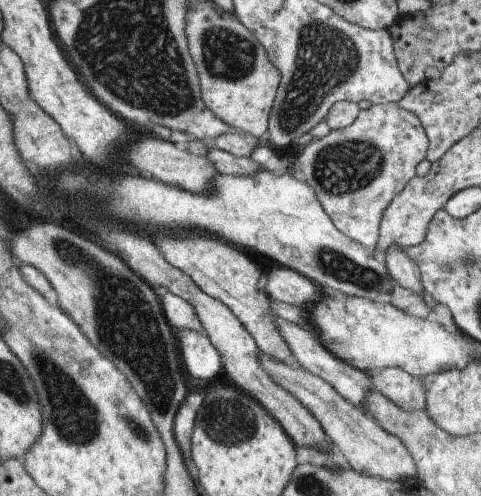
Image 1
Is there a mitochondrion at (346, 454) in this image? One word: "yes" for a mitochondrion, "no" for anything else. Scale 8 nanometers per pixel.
no

